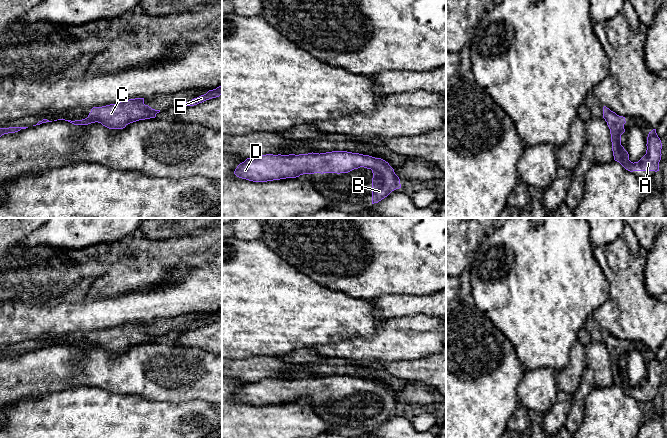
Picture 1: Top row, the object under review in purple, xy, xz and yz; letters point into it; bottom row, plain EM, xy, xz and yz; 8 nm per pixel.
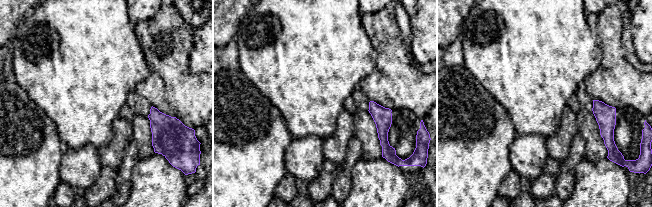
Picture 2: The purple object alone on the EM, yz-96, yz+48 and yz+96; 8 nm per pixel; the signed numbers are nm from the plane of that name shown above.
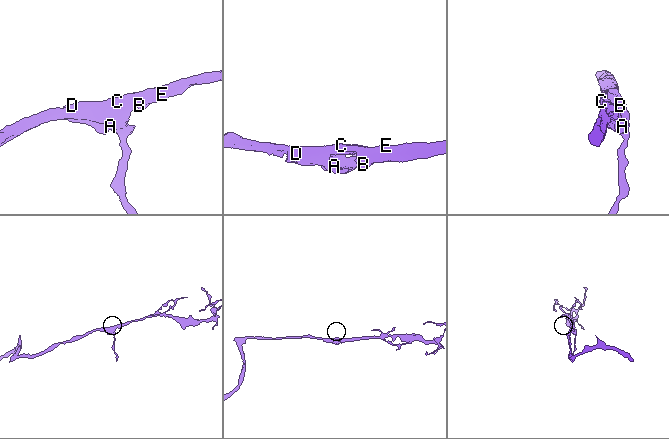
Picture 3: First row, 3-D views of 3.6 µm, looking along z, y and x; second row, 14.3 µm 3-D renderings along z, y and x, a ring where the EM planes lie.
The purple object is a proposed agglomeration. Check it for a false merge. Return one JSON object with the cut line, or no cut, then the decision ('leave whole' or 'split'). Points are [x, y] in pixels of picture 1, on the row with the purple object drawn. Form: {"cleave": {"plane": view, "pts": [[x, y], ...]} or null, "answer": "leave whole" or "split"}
{"cleave": null, "answer": "leave whole"}

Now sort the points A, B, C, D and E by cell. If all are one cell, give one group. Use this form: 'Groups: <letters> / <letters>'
Groups: A B C D E

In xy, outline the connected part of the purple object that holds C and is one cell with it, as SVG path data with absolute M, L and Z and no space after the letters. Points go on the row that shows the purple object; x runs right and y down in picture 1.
M135 98L102 107L93 107L85 119L65 121L74 125L88 125L98 122L109 129L123 129L130 123L155 118L159 112L160 110L145 105L144 98Z

